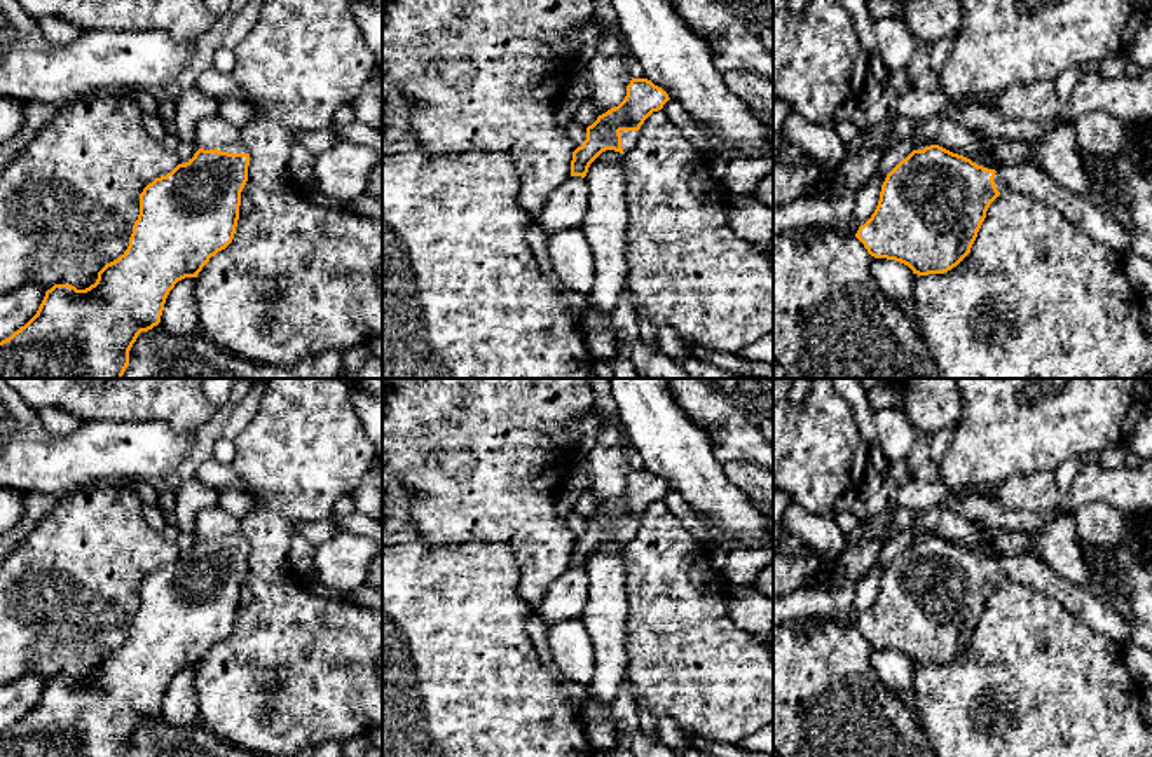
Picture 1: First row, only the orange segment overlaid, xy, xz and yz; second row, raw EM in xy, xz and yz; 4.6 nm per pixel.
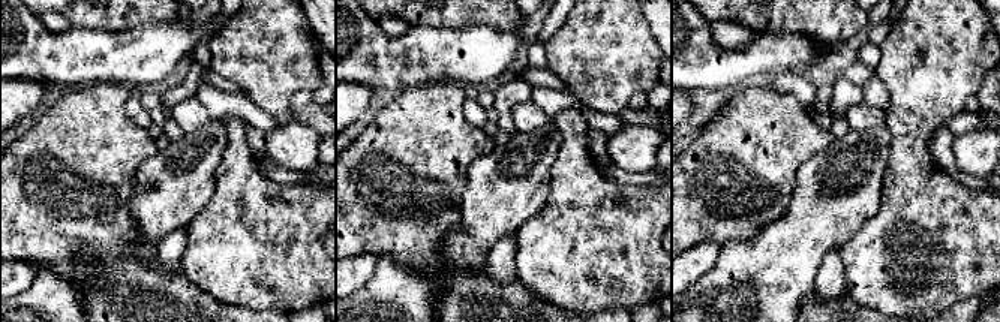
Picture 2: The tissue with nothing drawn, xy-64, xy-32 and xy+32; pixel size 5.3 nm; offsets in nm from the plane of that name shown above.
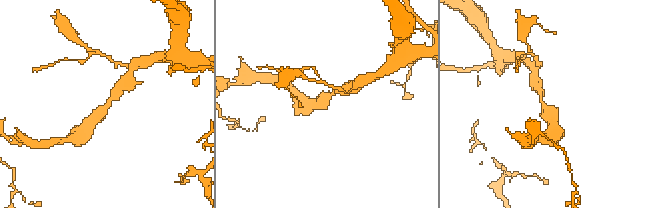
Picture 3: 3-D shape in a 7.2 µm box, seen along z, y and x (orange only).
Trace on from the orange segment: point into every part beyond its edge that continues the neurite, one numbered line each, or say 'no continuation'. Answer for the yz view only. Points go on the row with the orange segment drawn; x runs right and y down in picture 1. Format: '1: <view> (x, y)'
1: yz (1100, 225)

